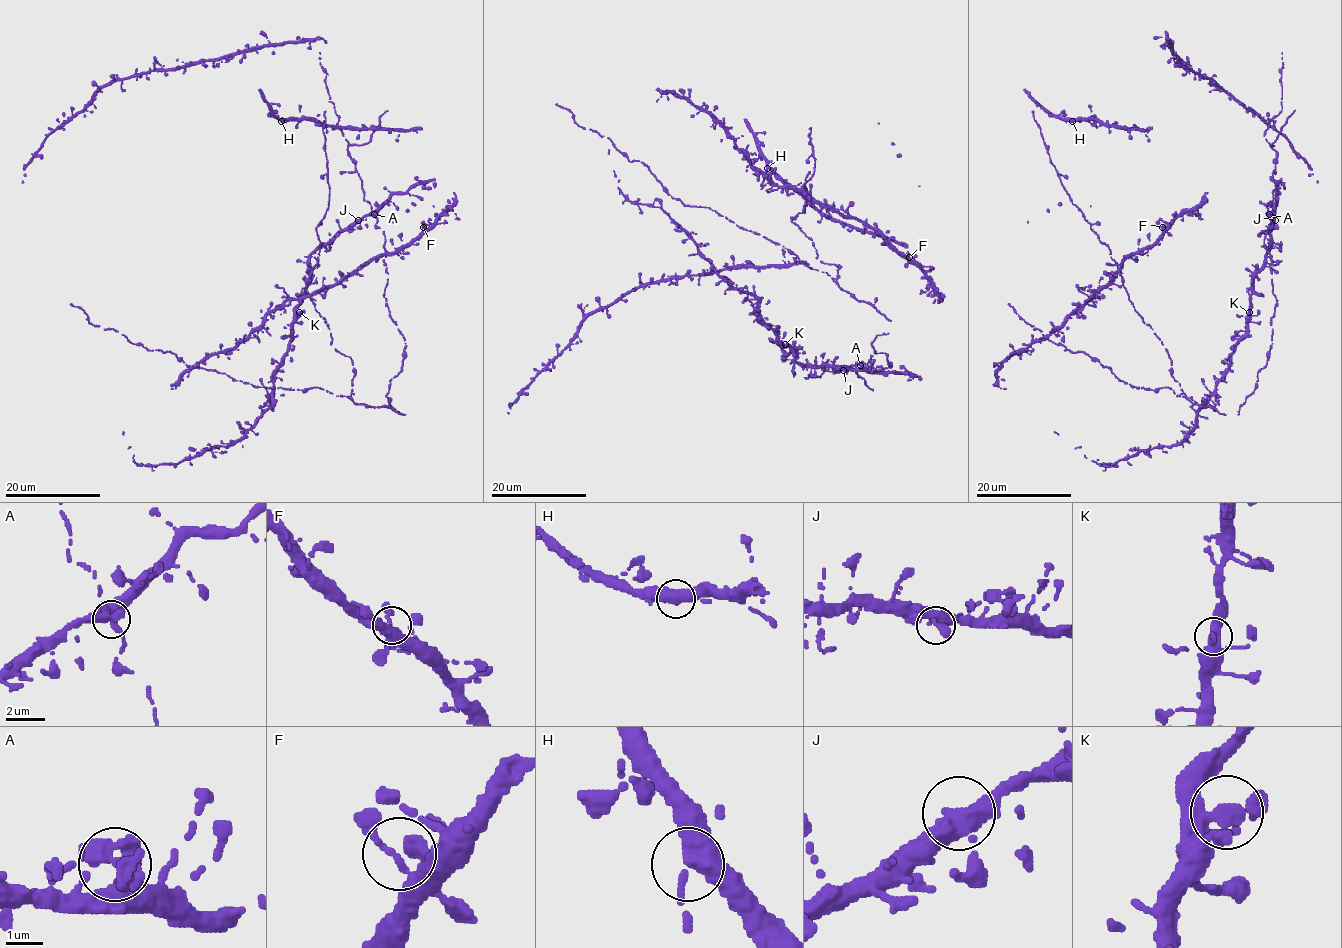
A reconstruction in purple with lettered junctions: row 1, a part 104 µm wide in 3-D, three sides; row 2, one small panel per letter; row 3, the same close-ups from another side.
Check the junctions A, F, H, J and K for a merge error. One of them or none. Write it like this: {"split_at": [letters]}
{"split_at": []}

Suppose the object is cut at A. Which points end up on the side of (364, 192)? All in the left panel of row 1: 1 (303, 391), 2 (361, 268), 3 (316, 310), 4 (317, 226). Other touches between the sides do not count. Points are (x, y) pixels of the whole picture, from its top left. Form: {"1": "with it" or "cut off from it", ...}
{"1": "with it", "2": "cut off from it", "3": "with it", "4": "with it"}

